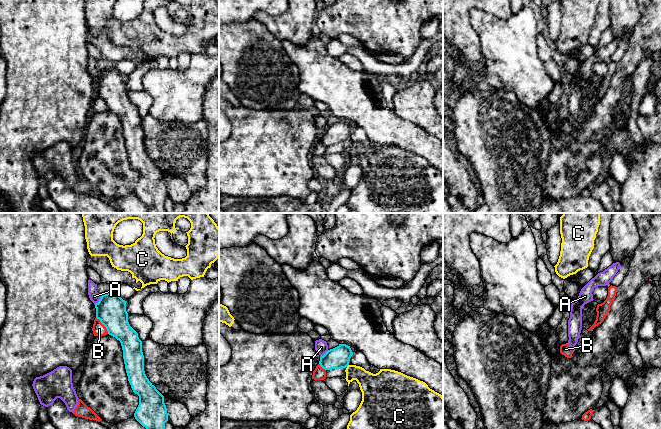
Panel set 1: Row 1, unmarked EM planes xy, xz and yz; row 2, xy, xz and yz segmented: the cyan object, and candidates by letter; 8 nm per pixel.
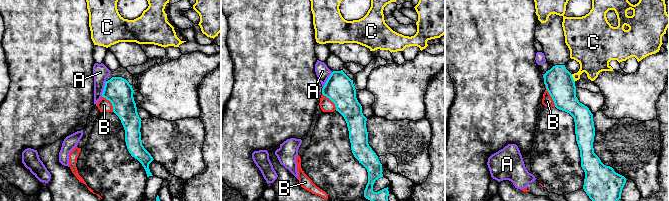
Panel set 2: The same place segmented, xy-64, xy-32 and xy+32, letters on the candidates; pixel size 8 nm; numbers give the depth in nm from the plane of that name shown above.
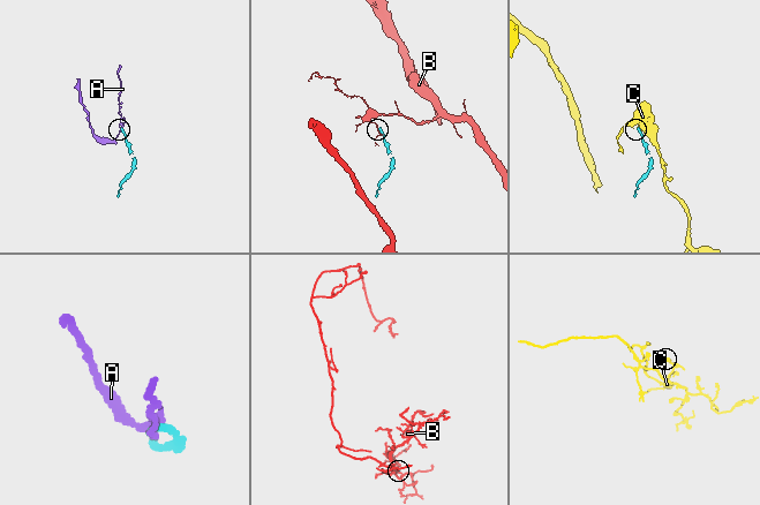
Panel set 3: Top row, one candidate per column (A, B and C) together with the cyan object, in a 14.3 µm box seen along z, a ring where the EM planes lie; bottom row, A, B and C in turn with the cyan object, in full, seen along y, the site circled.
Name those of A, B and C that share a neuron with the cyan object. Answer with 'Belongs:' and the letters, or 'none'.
Belongs: none

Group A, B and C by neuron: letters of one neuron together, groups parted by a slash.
A / B / C

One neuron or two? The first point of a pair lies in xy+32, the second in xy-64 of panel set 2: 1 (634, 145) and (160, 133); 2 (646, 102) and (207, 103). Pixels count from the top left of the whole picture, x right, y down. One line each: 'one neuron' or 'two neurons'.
1: one neuron
2: two neurons

